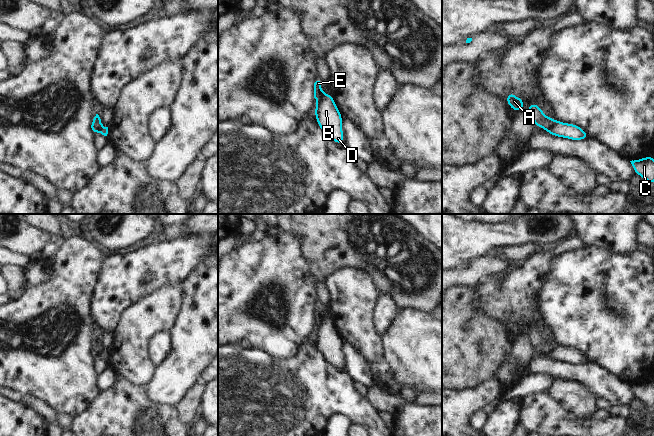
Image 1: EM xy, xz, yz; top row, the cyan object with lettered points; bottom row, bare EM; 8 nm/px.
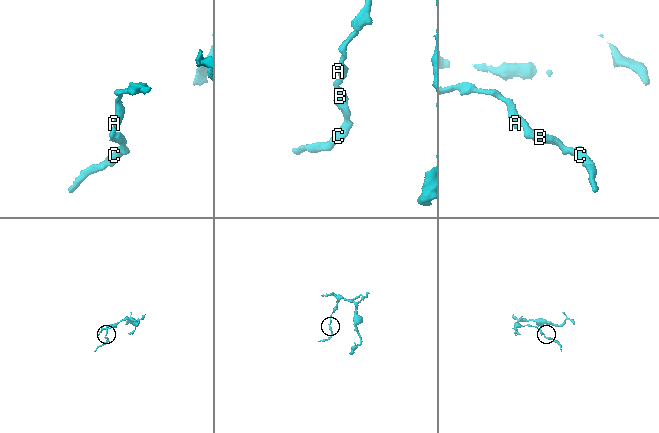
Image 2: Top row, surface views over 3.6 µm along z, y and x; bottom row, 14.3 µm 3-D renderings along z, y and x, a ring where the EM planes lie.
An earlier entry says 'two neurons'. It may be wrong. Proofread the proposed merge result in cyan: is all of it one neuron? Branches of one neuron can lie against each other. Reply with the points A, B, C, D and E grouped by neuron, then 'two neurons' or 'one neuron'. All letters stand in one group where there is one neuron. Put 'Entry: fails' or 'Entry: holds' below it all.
groups A E / B C D; two neurons
Entry: holds

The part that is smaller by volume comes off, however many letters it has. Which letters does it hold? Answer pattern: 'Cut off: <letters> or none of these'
Cut off: B, C, D

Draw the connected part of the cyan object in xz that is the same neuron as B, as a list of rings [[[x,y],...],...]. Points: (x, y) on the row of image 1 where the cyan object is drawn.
[[[331,94],[323,95],[322,100],[316,105],[314,114],[324,135],[336,144],[344,144],[344,132],[341,127],[343,117]]]

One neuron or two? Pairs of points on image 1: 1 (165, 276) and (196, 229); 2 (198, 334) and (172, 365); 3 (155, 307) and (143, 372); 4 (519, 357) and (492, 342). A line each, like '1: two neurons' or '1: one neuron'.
1: two neurons
2: one neuron
3: one neuron
4: two neurons

